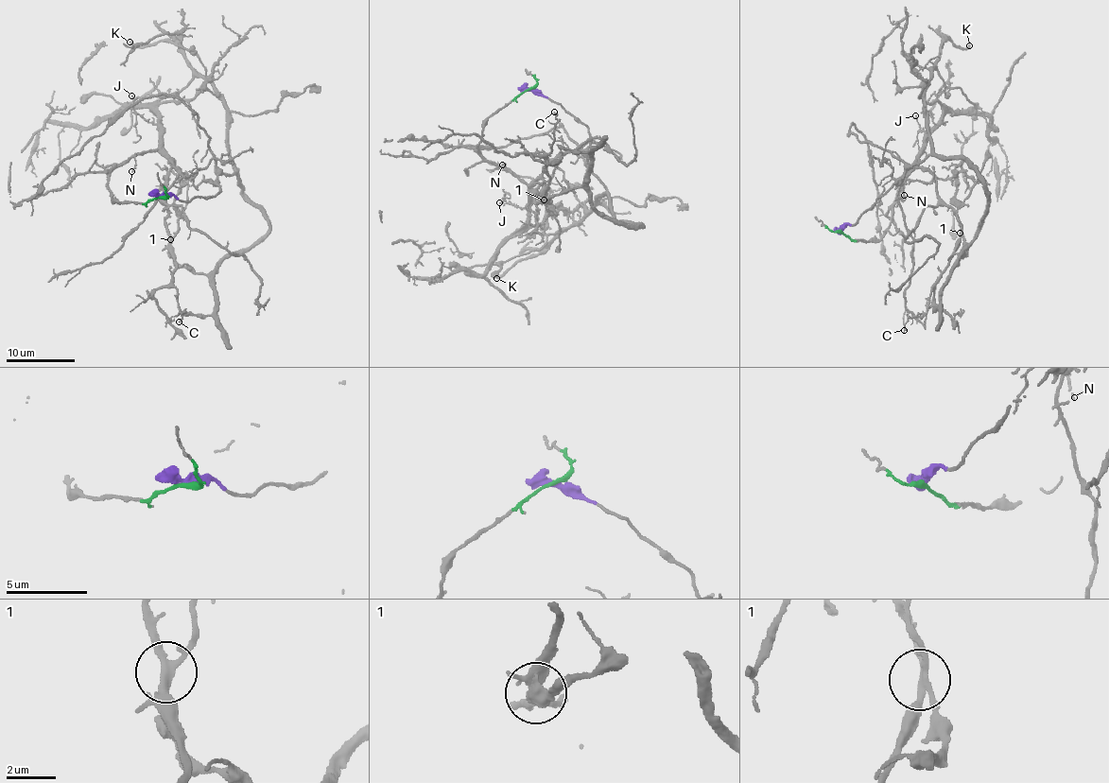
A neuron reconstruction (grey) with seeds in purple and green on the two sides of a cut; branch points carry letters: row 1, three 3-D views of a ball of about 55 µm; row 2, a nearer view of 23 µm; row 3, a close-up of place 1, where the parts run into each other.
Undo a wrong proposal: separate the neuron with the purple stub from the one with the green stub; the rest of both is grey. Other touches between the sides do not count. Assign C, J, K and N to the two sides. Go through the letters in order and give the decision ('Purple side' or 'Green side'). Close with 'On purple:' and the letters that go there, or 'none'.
C: Green side
J: Green side
K: Purple side
N: Green side
On purple: K

